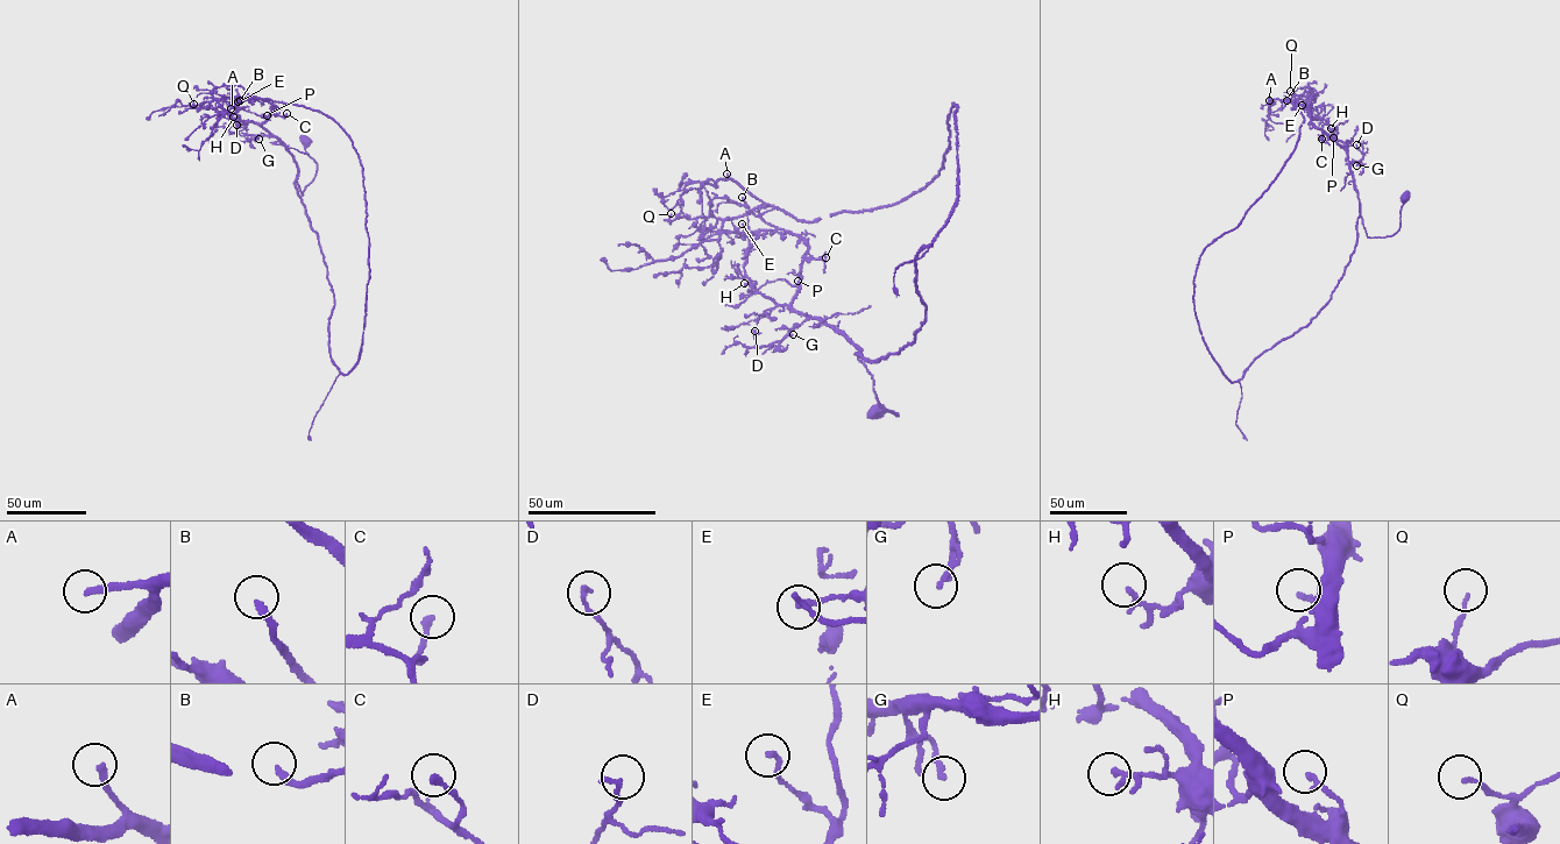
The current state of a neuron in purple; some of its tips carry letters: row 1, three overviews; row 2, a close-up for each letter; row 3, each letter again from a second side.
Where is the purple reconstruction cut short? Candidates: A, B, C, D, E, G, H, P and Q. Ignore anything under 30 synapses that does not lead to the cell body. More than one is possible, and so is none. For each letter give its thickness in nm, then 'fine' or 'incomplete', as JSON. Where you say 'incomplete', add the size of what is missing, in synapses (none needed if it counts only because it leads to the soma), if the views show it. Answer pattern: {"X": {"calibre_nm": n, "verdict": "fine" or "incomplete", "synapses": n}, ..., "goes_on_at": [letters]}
{"A": {"calibre_nm": 240, "verdict": "incomplete", "synapses": 40}, "B": {"calibre_nm": 240, "verdict": "fine"}, "C": {"calibre_nm": 240, "verdict": "fine"}, "D": {"calibre_nm": 180, "verdict": "fine"}, "E": {"calibre_nm": 180, "verdict": "fine"}, "G": {"calibre_nm": 190, "verdict": "fine"}, "H": {"calibre_nm": 90, "verdict": "fine"}, "P": {"calibre_nm": 170, "verdict": "fine"}, "Q": {"calibre_nm": 120, "verdict": "fine"}, "goes_on_at": ["A"]}

